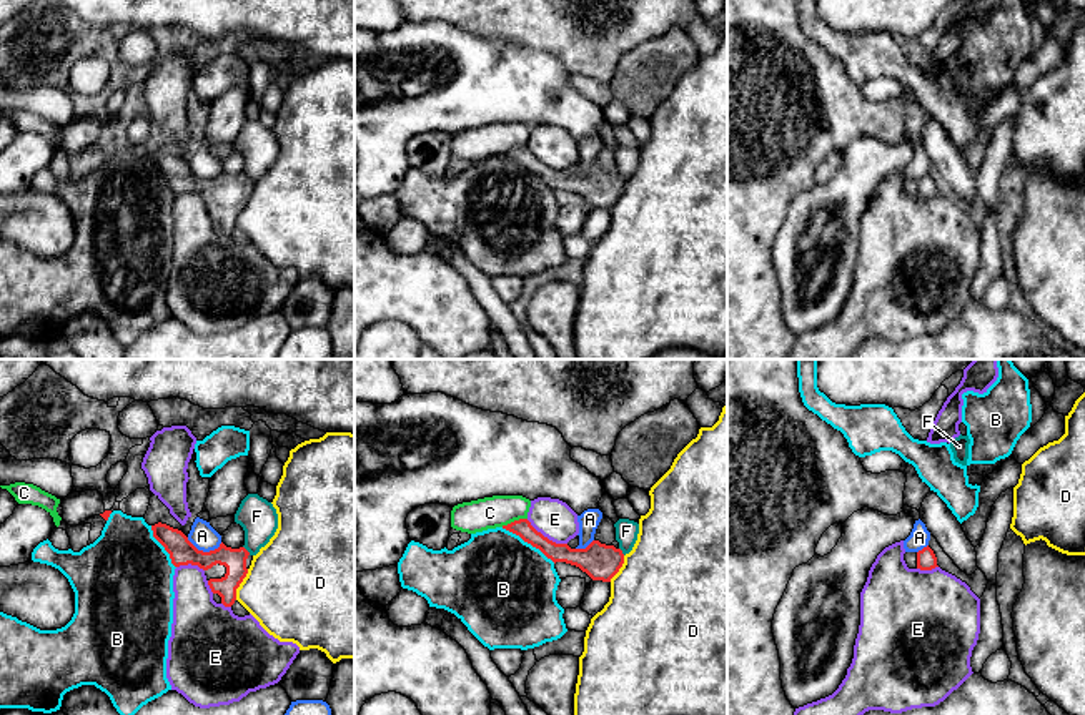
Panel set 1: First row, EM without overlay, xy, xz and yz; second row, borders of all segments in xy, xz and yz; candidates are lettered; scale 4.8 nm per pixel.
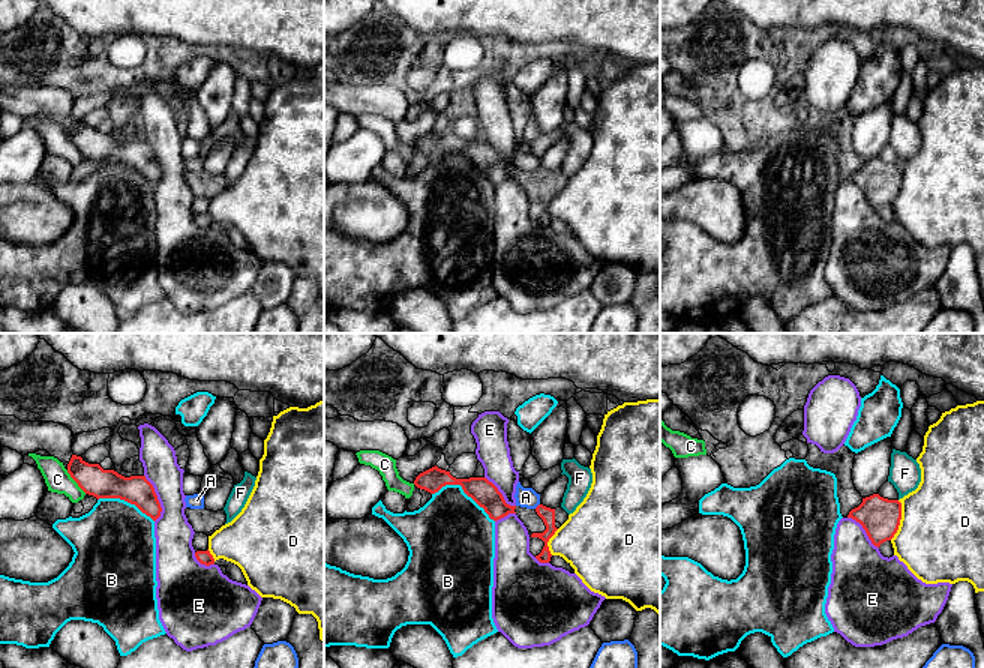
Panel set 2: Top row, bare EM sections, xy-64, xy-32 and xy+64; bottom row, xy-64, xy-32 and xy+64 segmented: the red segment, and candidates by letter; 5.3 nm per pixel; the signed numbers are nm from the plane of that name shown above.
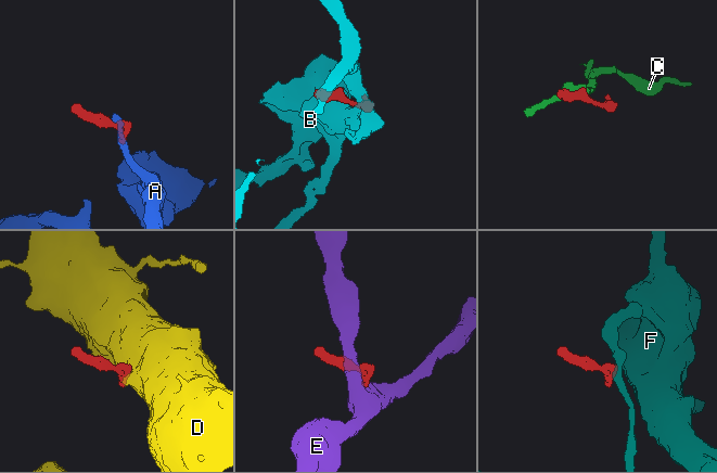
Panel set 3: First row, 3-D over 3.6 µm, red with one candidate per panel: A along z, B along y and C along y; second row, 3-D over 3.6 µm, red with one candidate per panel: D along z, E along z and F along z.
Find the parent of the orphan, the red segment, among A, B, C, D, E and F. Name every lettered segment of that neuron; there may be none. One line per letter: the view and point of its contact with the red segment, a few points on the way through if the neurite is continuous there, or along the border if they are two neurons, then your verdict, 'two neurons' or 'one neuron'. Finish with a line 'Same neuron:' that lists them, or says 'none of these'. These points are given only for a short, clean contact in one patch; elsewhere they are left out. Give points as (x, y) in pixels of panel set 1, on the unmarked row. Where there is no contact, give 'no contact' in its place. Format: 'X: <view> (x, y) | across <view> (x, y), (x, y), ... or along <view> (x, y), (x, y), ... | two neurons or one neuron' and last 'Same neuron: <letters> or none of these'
A: xy (205, 180) | along xy (187, 165), (203, 178), (213, 178), (222, 170) | two neurons
B: xz (528, 170) | along xz (501, 155), (518, 162), (554, 190) | two neurons
C: xz (515, 148) | two neurons
D: xy (240, 210) | along xy (248, 197), (237, 216), (235, 226) | two neurons
E: xz (546, 165) | two neurons
F: xy (247, 178) | along xy (243, 173), (250, 182) | two neurons
Same neuron: none of these

